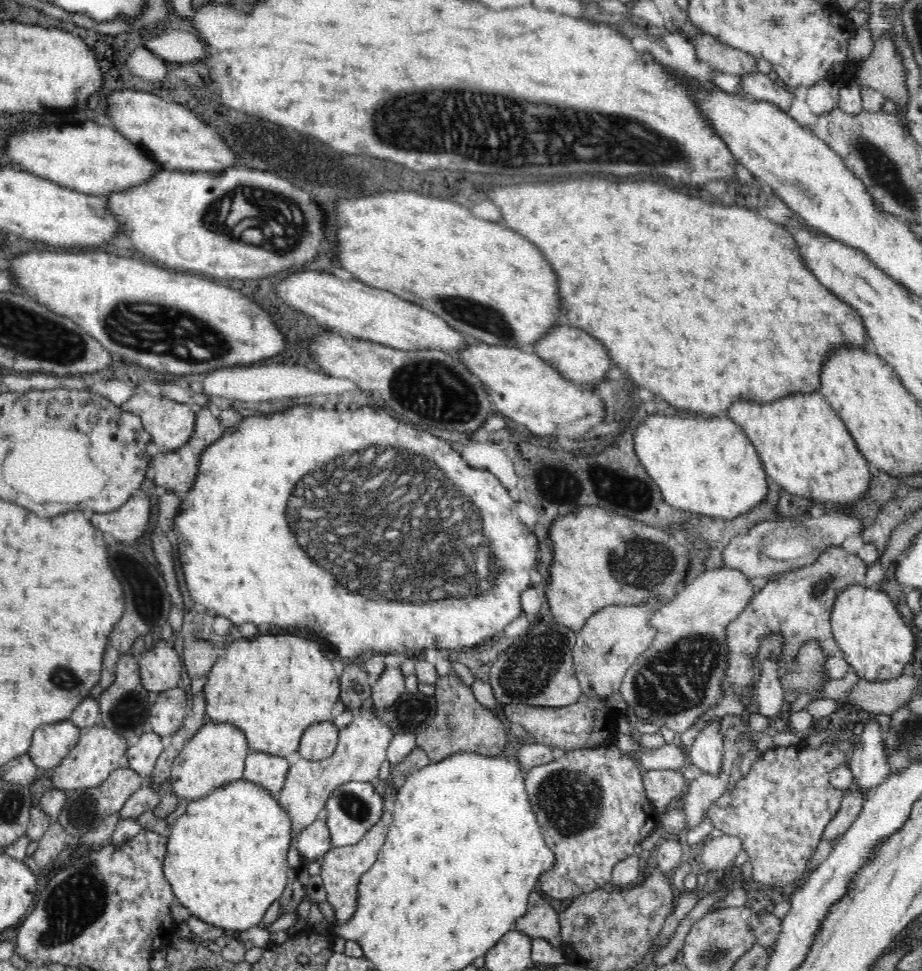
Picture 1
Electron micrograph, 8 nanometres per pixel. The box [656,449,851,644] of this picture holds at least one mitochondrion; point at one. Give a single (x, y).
(820, 585)

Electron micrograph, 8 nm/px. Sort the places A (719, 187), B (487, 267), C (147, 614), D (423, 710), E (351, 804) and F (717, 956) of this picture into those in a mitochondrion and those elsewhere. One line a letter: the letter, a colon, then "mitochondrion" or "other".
A: mitochondrion
B: other
C: mitochondrion
D: mitochondrion
E: mitochondrion
F: mitochondrion

